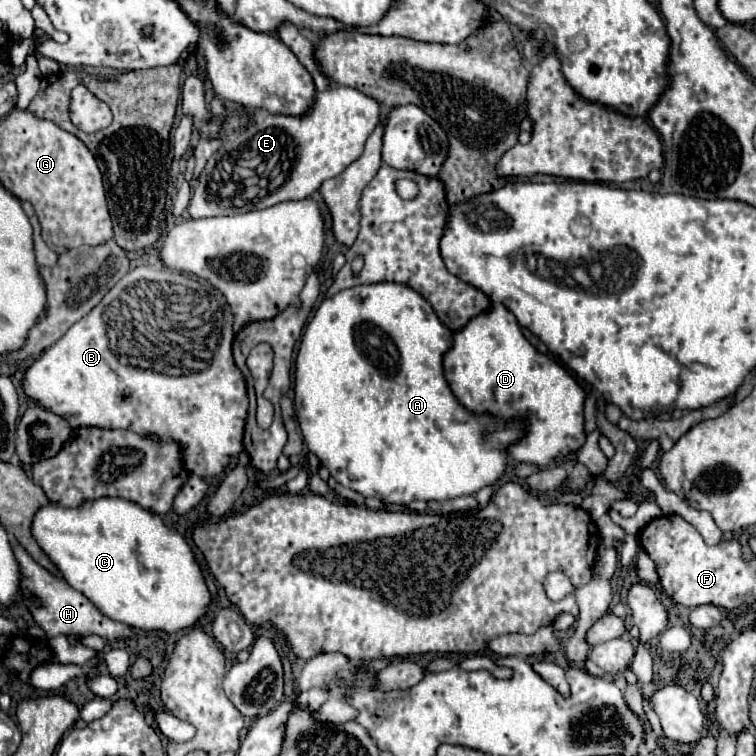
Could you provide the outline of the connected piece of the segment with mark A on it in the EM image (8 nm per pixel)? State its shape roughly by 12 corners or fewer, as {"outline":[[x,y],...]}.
{"outline":[[420,293],[324,299],[296,357],[306,447],[364,497],[472,495],[520,419],[454,397]]}

